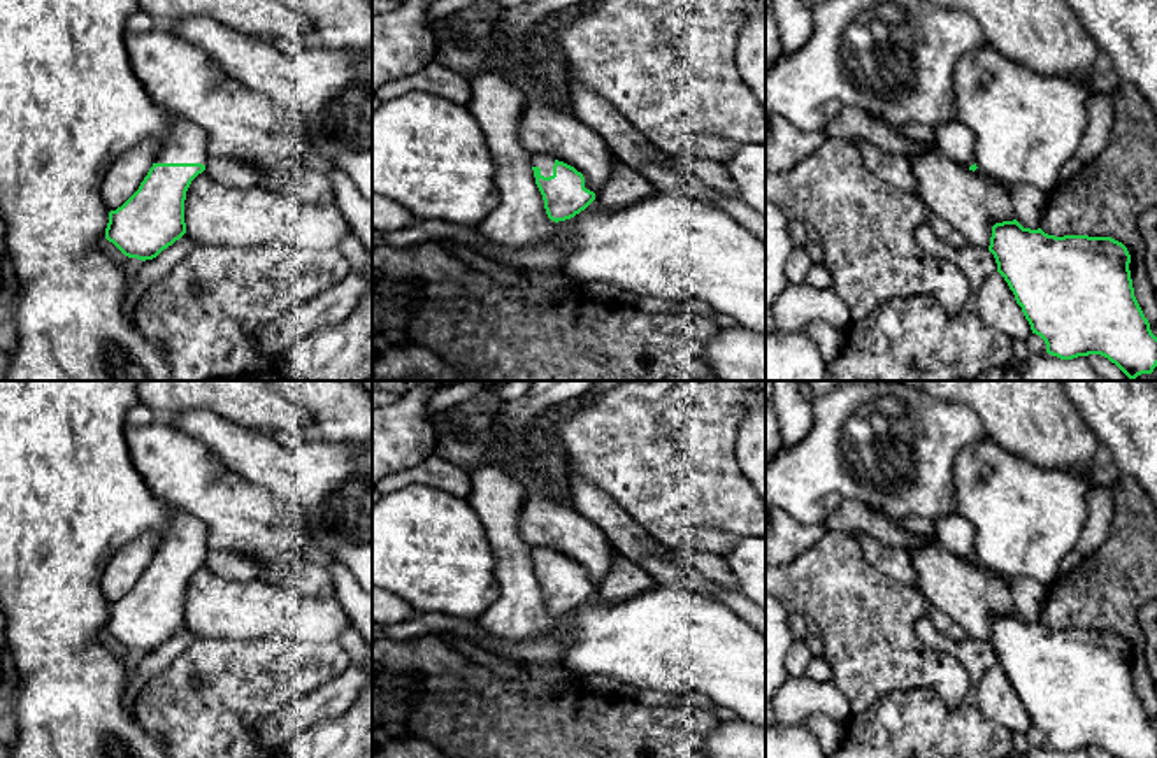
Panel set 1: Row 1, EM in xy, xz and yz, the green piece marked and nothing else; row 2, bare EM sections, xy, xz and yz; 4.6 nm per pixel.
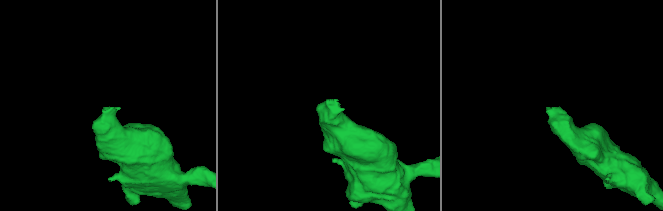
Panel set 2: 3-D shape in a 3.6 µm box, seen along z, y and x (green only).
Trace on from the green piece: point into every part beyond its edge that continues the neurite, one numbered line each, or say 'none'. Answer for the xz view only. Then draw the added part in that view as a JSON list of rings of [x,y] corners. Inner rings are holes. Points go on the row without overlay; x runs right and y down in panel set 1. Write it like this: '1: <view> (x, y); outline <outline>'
1: xz (545, 557); outline [[[530,547],[532,551],[532,560],[541,561],[541,568],[550,570],[553,568],[553,558],[555,551],[553,549],[544,549],[544,547]]]

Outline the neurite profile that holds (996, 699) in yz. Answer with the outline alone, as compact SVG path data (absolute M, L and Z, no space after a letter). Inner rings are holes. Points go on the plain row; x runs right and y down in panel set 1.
M994 665L974 690L983 718L1002 725L1011 733L1025 733L1032 723L1013 684L999 665Z

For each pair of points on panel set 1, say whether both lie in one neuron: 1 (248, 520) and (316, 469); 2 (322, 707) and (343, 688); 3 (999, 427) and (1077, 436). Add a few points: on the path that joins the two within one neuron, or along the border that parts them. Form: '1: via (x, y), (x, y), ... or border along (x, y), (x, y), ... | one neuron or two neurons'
1: border along (241, 476), (297, 504), (311, 522) | two neurons
2: via (327, 702), (337, 693) | one neuron
3: via (1019, 427), (1043, 427), (1057, 436) | one neuron

